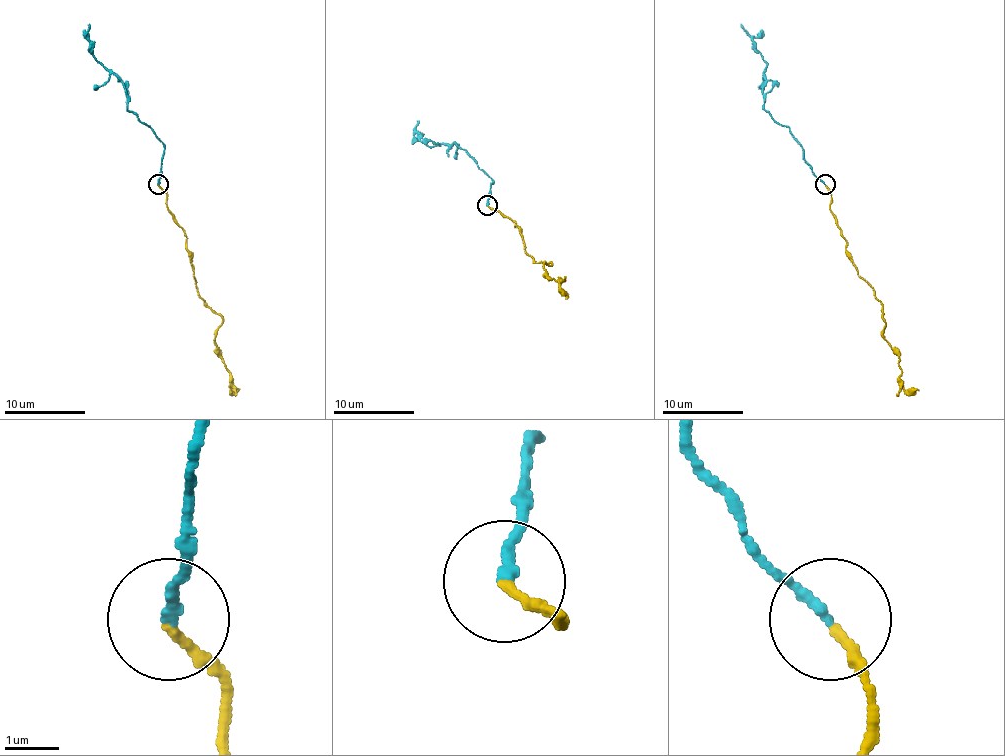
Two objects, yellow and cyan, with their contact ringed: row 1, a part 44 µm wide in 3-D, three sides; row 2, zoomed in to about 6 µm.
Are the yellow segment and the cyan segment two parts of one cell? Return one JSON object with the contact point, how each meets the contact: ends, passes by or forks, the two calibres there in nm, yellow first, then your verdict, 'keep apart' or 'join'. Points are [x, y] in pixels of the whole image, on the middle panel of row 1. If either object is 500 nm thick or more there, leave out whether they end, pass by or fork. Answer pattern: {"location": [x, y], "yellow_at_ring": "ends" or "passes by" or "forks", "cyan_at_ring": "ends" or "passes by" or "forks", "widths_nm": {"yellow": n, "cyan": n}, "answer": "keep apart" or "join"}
{"location": [487, 205], "yellow_at_ring": "ends", "cyan_at_ring": "ends", "widths_nm": {"yellow": 190, "cyan": 190}, "answer": "join"}

